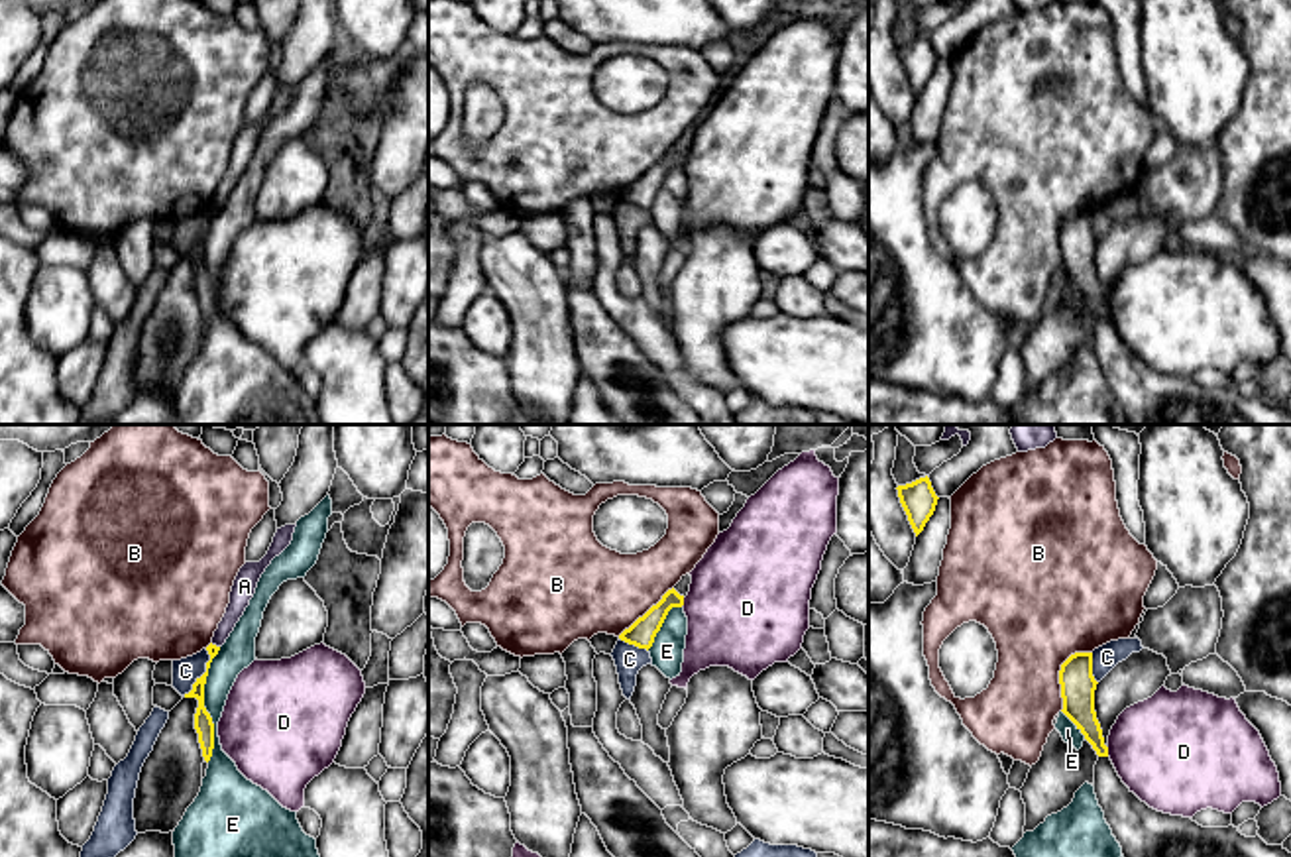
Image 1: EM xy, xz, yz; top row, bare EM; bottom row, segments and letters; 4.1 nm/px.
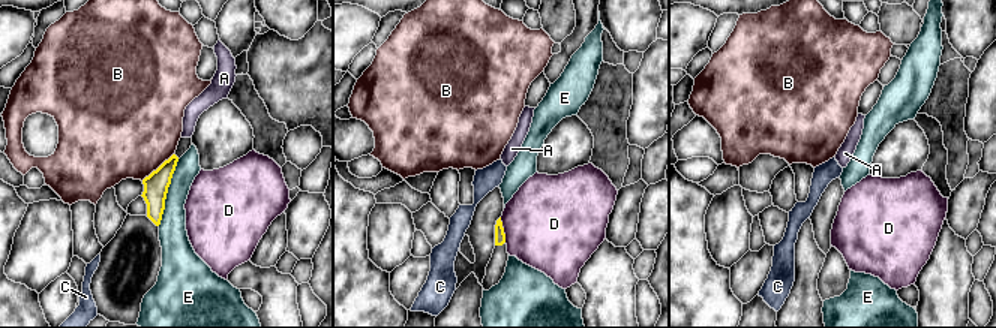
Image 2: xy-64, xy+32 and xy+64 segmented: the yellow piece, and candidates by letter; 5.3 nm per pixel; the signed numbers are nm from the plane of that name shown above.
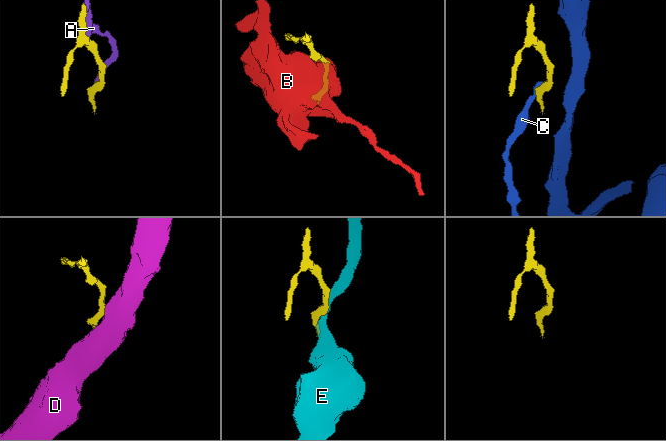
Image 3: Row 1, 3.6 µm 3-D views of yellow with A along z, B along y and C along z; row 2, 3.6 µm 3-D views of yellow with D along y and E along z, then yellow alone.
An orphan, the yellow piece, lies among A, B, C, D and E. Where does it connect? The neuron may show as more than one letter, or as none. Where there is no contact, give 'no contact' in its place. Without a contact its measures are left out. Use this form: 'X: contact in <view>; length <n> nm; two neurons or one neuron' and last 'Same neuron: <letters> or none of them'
A: contact in xy; length 40 nm; two neurons
B: contact in yz; length 280 nm; two neurons
C: contact in xy; length 220 nm; two neurons
D: contact in xz; length 40 nm; two neurons
E: contact in xy; length 480 nm; two neurons
Same neuron: none of them

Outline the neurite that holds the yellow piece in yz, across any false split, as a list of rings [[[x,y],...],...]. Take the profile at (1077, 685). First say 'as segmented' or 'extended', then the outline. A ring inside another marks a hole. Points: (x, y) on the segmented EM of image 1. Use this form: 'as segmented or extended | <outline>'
extended | [[[1093,653],[1071,655],[1059,670],[1063,714],[1098,755],[1095,794],[1124,857],[1291,857],[1283,845],[1246,837],[1238,828],[1203,828],[1150,808],[1118,776],[1095,712]]]

